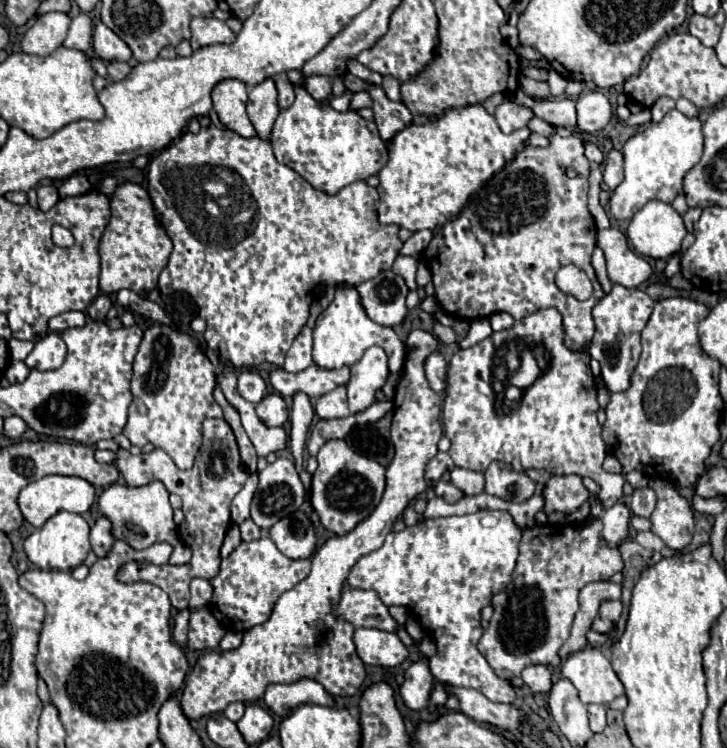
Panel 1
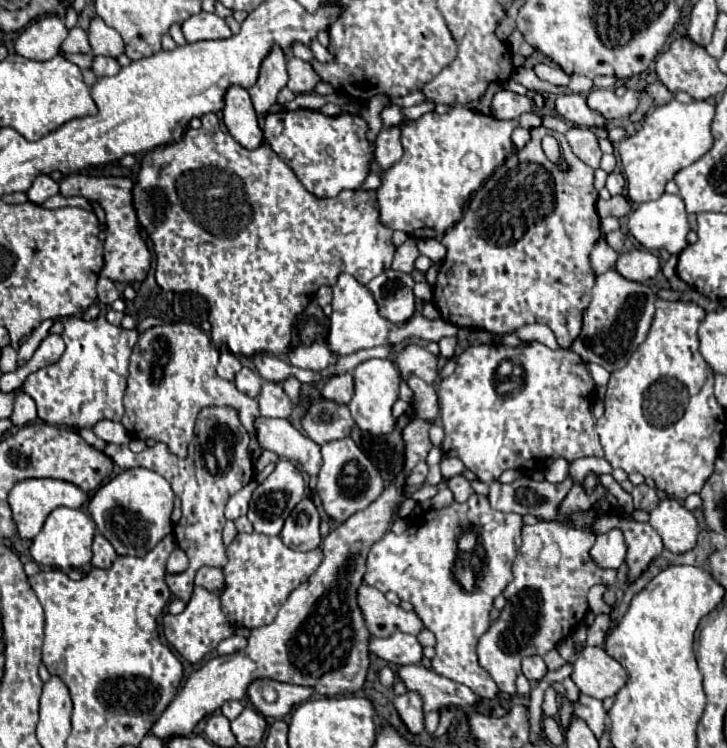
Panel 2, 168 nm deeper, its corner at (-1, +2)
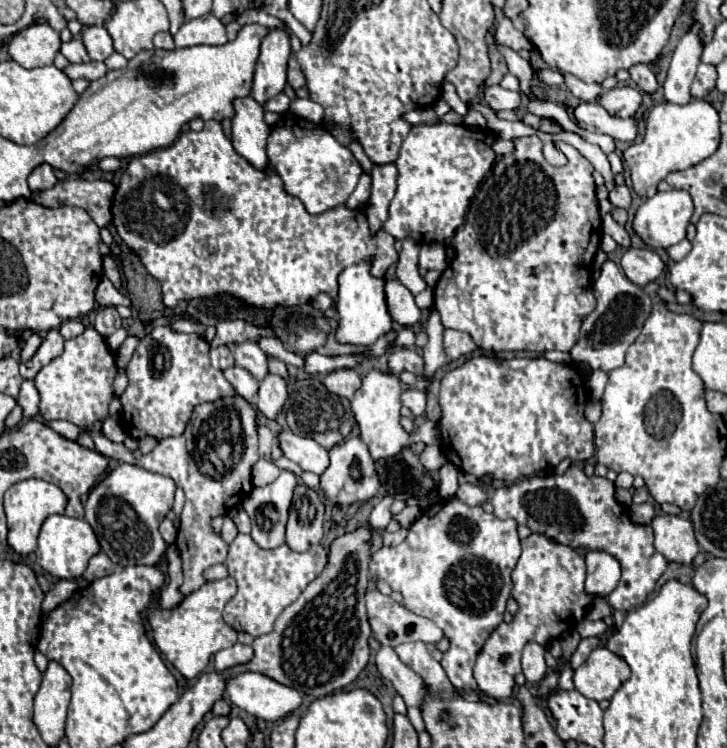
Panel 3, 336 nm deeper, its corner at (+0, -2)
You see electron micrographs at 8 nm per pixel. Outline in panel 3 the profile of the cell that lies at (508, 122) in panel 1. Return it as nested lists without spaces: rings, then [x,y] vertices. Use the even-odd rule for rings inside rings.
[[[492,85],[492,87],[484,87],[484,101],[494,109],[516,109],[522,101],[522,93],[518,91],[508,91],[502,89],[500,85]]]

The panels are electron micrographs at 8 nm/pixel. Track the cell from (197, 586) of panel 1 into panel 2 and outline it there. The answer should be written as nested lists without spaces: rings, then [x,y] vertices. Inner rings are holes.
[[[201,567],[197,571],[195,585],[205,587],[207,591],[219,591],[223,587],[223,571],[215,567]]]

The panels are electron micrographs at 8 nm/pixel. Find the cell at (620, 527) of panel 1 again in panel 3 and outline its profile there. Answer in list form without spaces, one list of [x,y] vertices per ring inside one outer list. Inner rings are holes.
[[[586,553],[586,567],[588,577],[584,591],[590,597],[608,597],[612,589],[616,589],[620,581],[620,563],[614,557],[608,557],[608,553]]]

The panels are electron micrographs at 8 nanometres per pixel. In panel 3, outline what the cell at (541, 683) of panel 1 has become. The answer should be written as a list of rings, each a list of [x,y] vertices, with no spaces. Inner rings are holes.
[[[528,643],[522,651],[522,673],[528,683],[540,683],[546,675],[546,661],[544,661],[546,647],[538,643]]]

